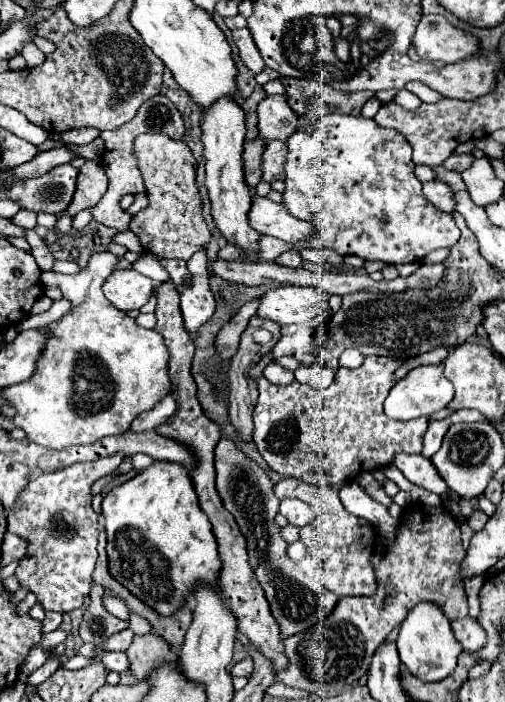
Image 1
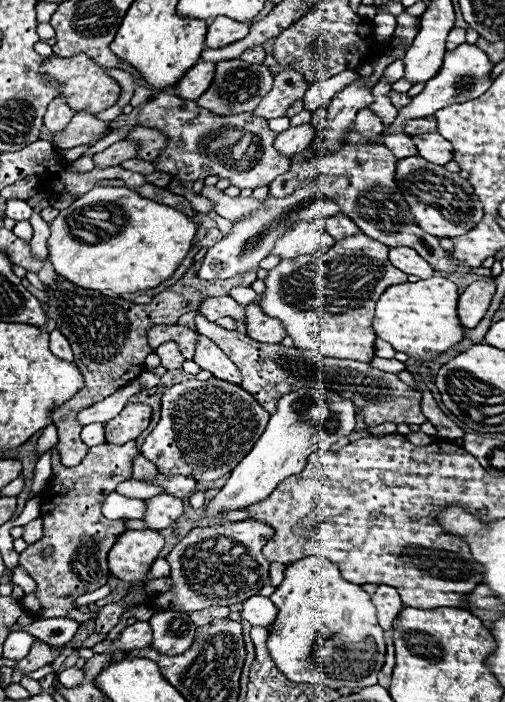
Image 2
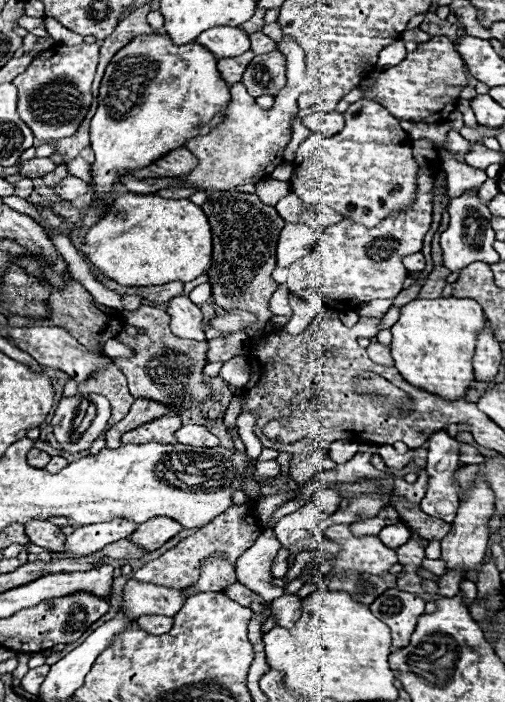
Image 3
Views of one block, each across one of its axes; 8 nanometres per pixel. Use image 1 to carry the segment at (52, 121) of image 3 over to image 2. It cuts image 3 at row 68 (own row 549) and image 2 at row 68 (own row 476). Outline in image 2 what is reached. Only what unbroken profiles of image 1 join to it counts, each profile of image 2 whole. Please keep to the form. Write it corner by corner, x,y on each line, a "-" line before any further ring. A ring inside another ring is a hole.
76,54
70,58
60,58
60,56
50,56
48,60
44,60
38,68
38,72
42,76
46,76
52,82
58,82
58,96
66,98
66,104
74,110
74,112
88,112
88,114
98,114
110,106
114,106
120,98
120,86
114,78
106,76
102,66
94,64
86,54

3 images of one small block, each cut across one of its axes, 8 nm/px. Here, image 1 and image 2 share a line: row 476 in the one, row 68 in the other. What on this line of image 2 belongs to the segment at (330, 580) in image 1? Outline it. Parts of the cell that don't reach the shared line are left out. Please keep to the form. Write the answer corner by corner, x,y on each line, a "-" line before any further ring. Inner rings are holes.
288,68
288,70
280,70
274,76
274,86
272,90
262,98
262,102
258,104
258,108
252,112
258,118
278,118
284,116
286,110
290,108
290,104
298,98
304,96
304,92
310,88
312,84
296,70

